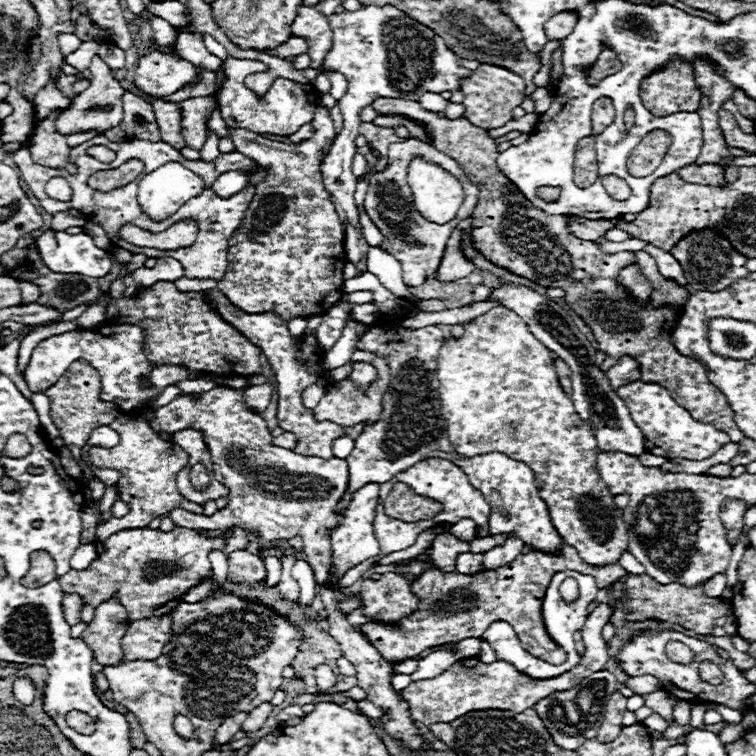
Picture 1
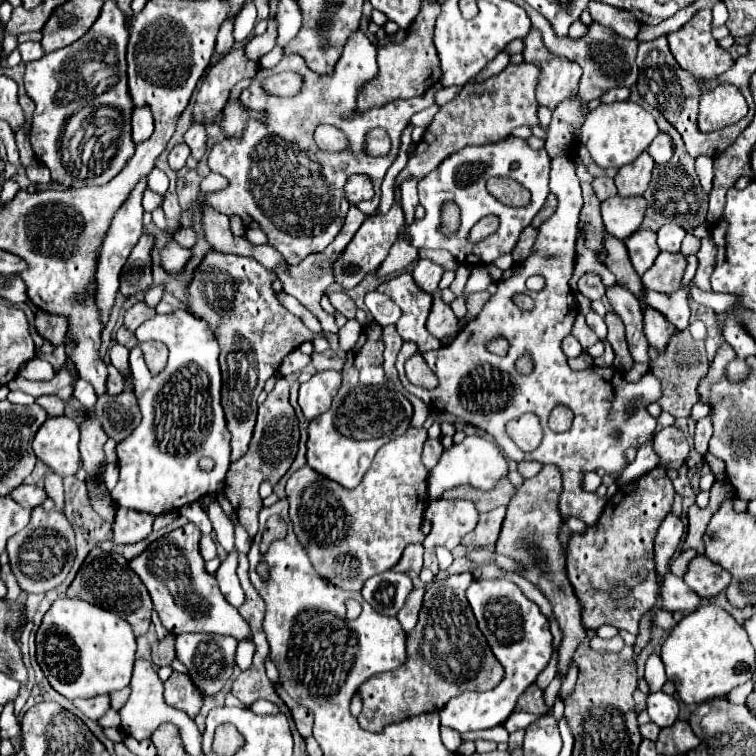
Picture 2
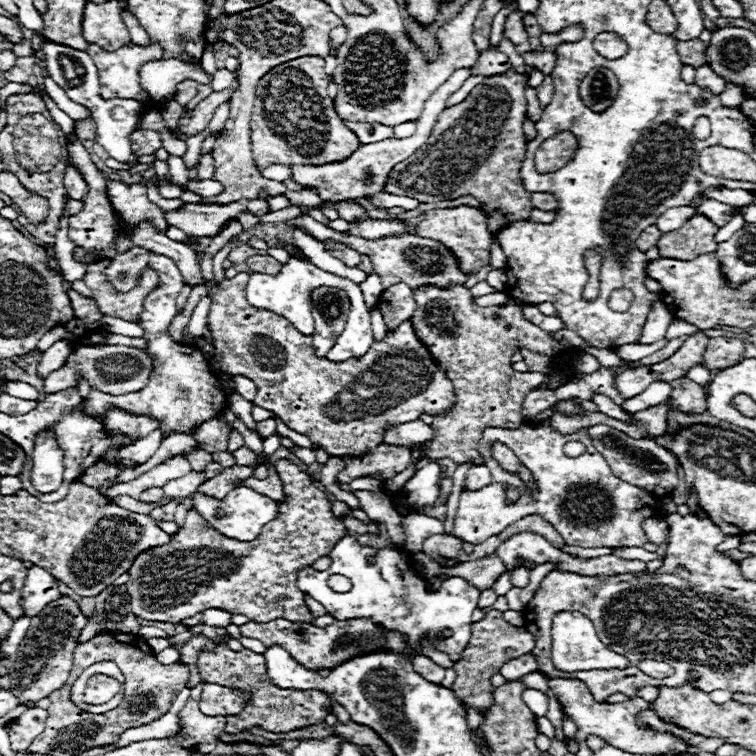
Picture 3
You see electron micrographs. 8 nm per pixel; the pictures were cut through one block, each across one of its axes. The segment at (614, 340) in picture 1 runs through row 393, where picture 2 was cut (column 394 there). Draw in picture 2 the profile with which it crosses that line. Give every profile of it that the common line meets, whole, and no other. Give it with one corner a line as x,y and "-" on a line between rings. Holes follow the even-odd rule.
462,572
426,584
418,624
406,634
406,662
398,670
376,674
360,686
364,706
358,724
364,730
380,732
386,724
408,716
442,710
450,698
468,690
490,690
502,680
502,666
478,630
464,594
472,580
470,572

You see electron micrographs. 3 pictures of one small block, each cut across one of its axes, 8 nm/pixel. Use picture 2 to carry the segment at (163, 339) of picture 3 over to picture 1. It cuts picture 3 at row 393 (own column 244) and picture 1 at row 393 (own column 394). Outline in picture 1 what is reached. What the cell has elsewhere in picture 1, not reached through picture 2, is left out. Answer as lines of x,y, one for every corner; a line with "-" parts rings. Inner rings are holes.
102,324
98,328
88,328
88,330
74,330
74,332
64,332
52,338
42,340
34,352
32,358
24,370
24,380
32,392
40,392
48,388
48,384
56,384
60,374
78,358
84,358
90,362
102,380
102,394
100,398
104,402
114,402
118,408
126,414
139,415
143,409
146,409
148,402
154,398
170,384
186,380
186,370
178,366
156,366
144,356
142,344
144,344
144,334
142,328
138,326
118,326
116,334
104,334
102,328
112,328
114,324
-
140,378
150,378
150,386
142,386

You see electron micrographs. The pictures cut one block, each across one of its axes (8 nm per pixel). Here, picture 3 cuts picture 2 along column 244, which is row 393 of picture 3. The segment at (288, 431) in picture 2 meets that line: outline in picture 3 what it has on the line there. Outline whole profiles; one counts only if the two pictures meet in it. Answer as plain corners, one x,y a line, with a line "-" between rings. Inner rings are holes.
454,286
448,290
414,290
414,300
418,304
412,316
414,332
418,332
418,338
422,344
426,344
430,356
434,356
434,360
446,370
456,394
456,404
450,408
450,412
432,416
434,420
430,428
434,438
424,442
426,448
420,460
450,458
460,464
474,458
476,464
482,464
476,450
482,430
488,426
518,428
524,422
522,402
526,394
538,388
546,378
544,374
536,372
512,372
512,354
518,346
532,352
556,354
560,352
560,342
526,322
522,318
522,304
516,300
510,300
504,306
480,308
472,304
472,294
464,286

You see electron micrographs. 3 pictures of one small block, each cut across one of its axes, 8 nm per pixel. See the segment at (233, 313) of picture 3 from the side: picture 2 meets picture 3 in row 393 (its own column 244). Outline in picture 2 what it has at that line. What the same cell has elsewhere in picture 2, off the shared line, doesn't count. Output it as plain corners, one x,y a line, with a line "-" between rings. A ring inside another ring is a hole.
212,250
202,258
184,290
192,312
210,324
210,330
222,350
222,408
226,414
228,432
232,436
232,462
248,450
256,424
256,400
264,388
264,382
278,372
278,366
286,354
316,336
302,324
300,318
290,314
278,302
278,296
272,290
274,280
276,274
262,268
254,258
220,254

